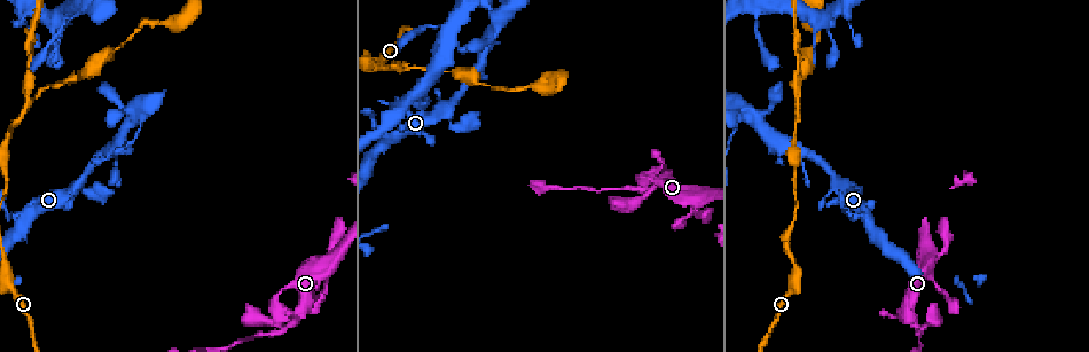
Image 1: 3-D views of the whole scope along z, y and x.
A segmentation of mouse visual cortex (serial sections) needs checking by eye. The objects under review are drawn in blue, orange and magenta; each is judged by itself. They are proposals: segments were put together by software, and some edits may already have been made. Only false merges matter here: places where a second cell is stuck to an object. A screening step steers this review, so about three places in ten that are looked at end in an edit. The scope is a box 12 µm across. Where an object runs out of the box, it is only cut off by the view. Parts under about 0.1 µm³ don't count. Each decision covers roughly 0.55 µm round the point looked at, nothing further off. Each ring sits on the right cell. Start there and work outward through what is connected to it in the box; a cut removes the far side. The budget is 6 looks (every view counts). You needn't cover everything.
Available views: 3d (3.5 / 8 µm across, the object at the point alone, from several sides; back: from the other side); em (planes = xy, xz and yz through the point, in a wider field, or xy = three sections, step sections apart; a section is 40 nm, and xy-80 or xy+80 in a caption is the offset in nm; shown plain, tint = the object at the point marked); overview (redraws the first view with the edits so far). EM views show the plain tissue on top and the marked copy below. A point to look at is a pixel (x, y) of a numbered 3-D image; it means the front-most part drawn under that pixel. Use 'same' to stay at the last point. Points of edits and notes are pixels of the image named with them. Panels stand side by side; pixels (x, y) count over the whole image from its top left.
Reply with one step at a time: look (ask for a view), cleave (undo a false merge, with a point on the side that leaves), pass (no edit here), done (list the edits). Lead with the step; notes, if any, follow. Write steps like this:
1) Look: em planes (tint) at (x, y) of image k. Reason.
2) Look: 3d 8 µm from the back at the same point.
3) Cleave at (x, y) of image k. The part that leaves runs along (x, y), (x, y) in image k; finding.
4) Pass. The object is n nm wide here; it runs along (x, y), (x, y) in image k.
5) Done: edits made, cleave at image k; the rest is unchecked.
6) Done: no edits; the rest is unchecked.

Look: 3d 3.5 µm at (83, 189) of image 1. Abrupt turn.

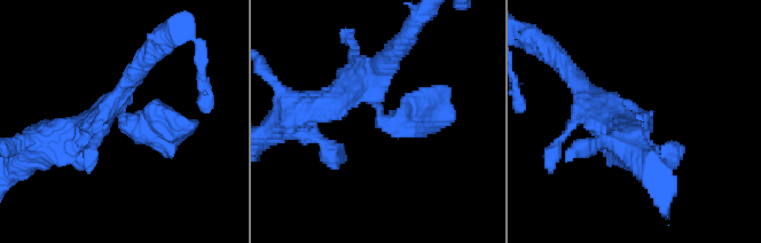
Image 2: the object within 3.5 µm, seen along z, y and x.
Look: em xy step 3 (tint) at (125, 114) of image 2. Need the tissue.

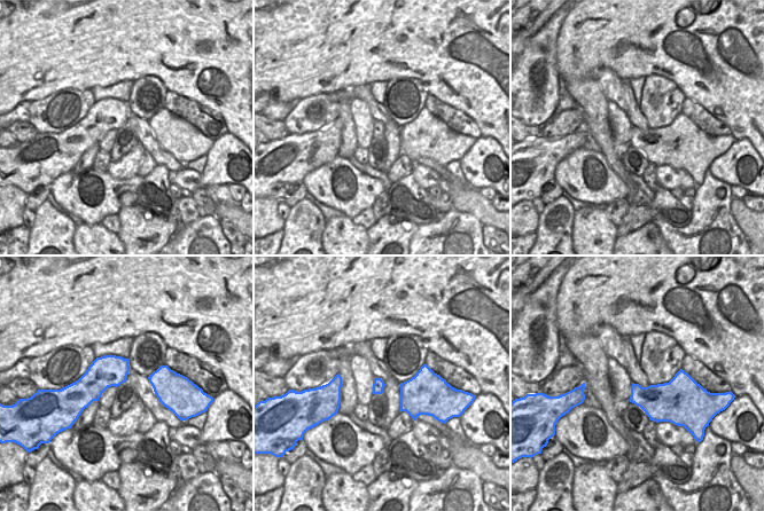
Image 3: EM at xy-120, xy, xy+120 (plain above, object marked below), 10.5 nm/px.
Look: em xy step 2 (tint) at the same point. Cut it another way.

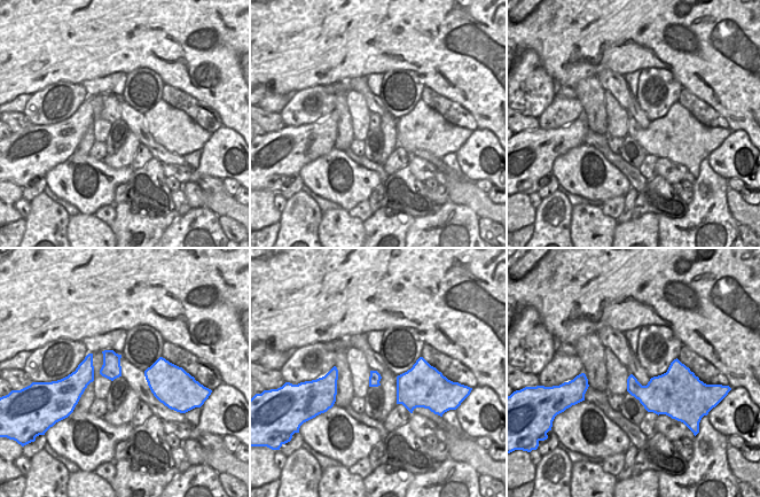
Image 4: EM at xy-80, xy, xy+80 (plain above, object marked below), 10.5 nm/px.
Pass. It runs along (70, 134), (112, 109), (183, 123) in image 2; all the same cell.

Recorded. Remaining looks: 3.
Look: 3d 3.5 µm at (796, 110) of image 1. Small branch off a trunk.

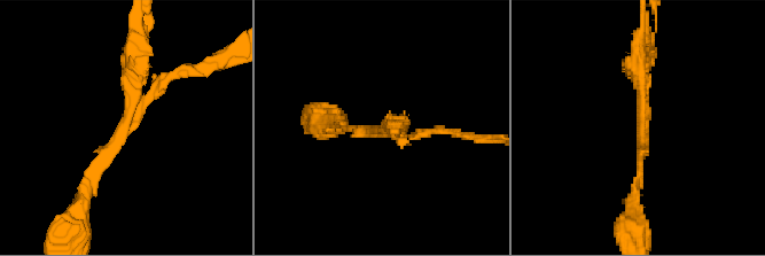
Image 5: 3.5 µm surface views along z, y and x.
Look: em xy step 5 (tint) at (644, 119) of image 5. Need the tissue.

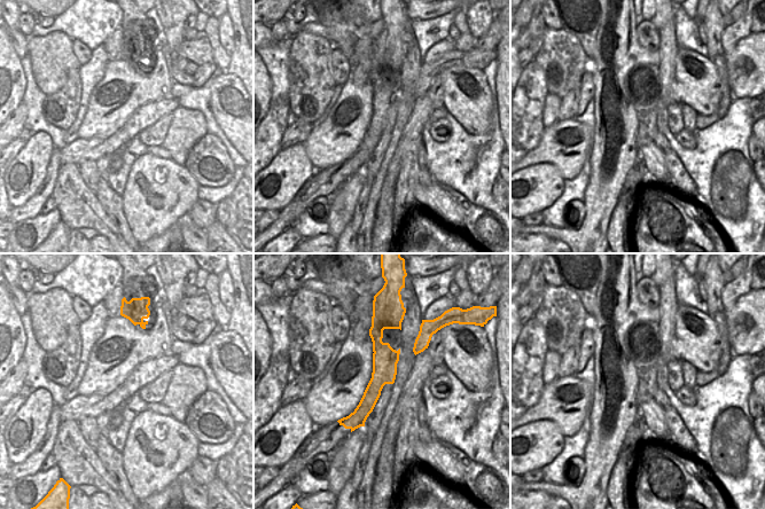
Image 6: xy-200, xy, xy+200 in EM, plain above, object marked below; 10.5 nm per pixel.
Cleave at (178, 72) of image 5. The part that leaves runs along (151, 100), (165, 78), (236, 54) in image 5; two cells meet here.

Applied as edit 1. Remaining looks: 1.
Done: edits made, cleave at image 5; the rest is unchecked.

